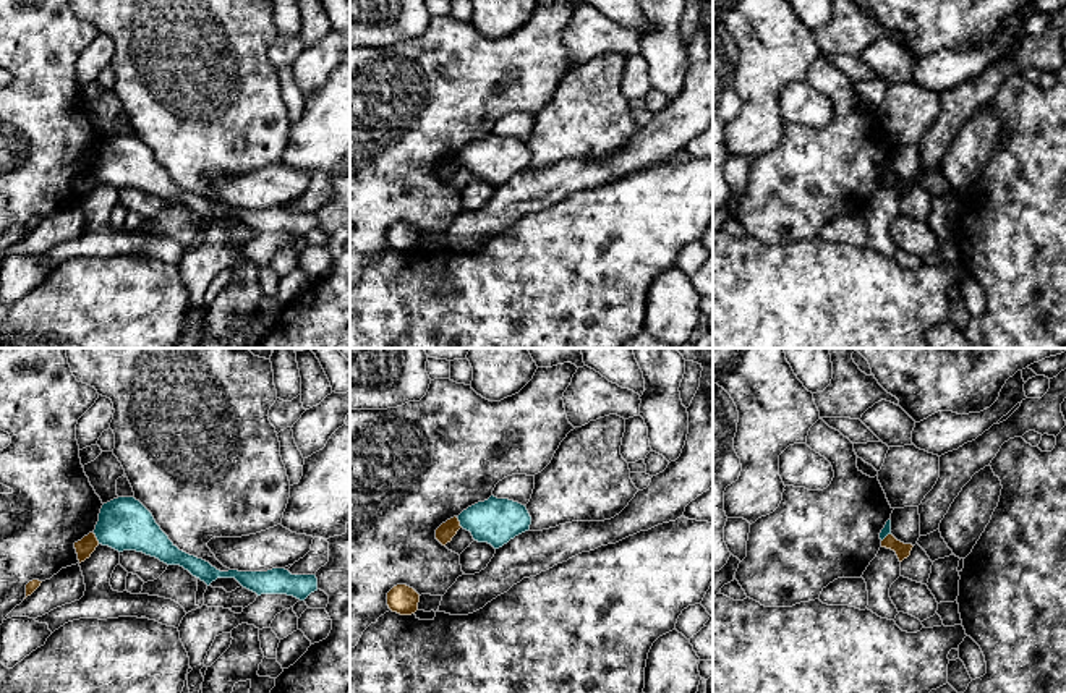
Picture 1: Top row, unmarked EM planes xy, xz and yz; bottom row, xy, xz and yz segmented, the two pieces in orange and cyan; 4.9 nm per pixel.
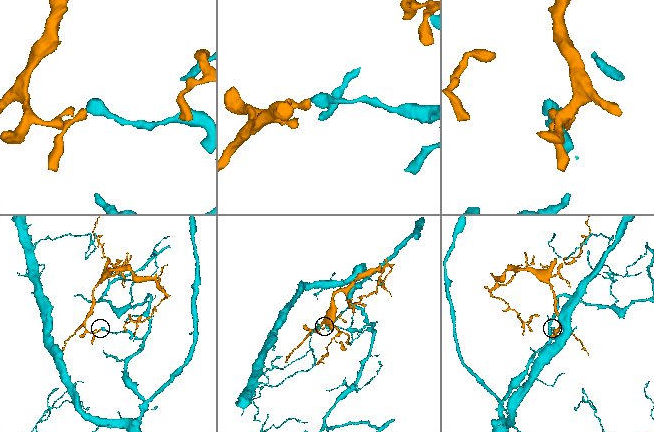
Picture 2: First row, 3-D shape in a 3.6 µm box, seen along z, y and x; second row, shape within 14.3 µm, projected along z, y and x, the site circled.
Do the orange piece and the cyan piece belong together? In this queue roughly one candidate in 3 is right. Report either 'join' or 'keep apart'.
keep apart

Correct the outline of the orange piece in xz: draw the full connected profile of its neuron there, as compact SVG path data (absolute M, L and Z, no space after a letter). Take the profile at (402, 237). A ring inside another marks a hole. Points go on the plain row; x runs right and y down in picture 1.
M397 222L387 230L387 243L400 253L411 253L418 248L420 232L407 223Z

